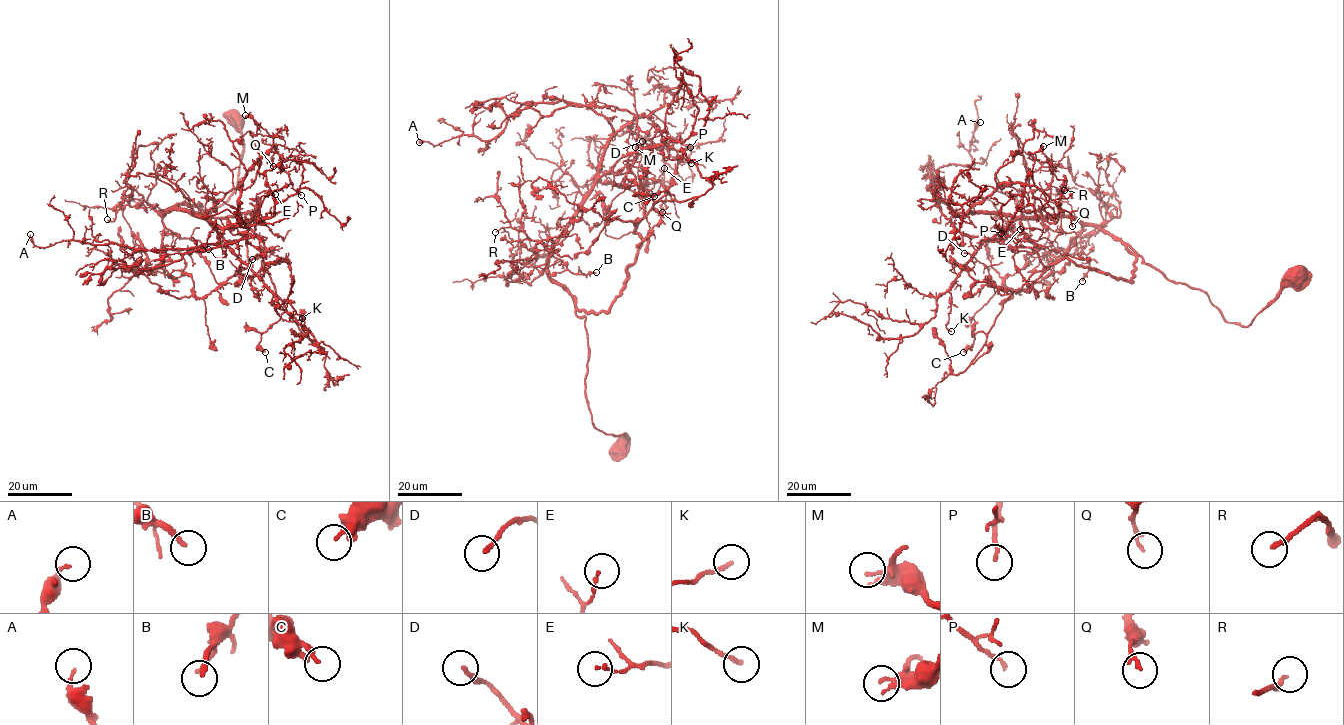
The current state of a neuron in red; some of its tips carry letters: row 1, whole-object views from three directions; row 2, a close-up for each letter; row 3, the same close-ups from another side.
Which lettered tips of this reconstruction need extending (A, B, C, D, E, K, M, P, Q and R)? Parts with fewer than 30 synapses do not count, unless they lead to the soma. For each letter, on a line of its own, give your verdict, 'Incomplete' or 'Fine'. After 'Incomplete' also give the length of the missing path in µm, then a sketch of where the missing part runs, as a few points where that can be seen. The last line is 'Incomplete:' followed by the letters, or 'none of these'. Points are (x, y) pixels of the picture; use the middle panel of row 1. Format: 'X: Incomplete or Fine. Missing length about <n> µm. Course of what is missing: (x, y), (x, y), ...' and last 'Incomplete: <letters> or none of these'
A: Fine
B: Incomplete. Missing length about 60 µm. Course of what is missing: (596, 272), (613, 290), (642, 282), (675, 244), (685, 237), (690, 230), (688, 219)
C: Fine
D: Fine
E: Fine
K: Fine
M: Fine
P: Fine
Q: Fine
R: Fine
Incomplete: B

